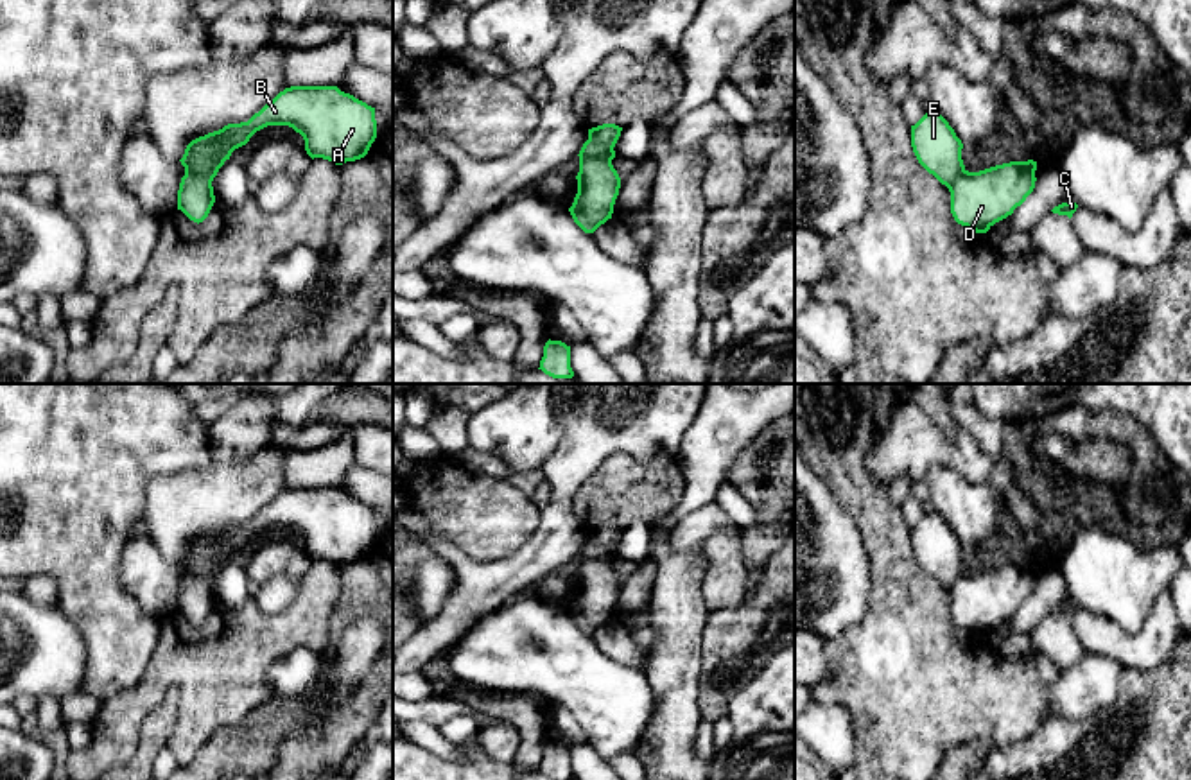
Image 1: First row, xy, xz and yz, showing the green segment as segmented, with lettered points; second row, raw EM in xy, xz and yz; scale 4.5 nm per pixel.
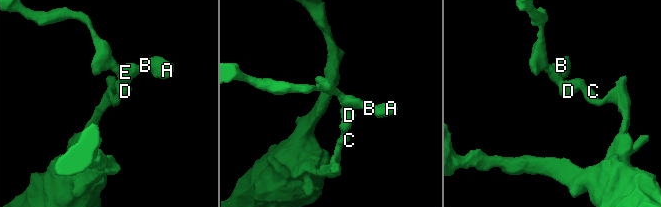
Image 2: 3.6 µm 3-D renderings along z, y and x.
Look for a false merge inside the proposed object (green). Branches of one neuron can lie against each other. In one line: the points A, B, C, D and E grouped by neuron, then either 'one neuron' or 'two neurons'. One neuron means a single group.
groups A B E / C D; two neurons

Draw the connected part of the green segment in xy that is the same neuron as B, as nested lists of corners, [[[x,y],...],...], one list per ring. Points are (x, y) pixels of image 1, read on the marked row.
[[[291,86],[248,122],[228,124],[192,140],[179,160],[185,172],[213,181],[231,152],[267,126],[289,126],[305,140],[307,154],[335,165],[361,160],[377,138],[375,108],[337,86]]]

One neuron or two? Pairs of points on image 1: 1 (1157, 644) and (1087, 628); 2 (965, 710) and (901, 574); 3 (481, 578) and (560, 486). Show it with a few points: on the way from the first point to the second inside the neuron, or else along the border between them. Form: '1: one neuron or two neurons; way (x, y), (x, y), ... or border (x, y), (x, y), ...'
1: one neuron; way (1139, 644), (1118, 644), (1105, 637)
2: one neuron; way (931, 676), (908, 653), (908, 608)
3: one neuron; way (512, 574), (558, 529), (558, 517)

